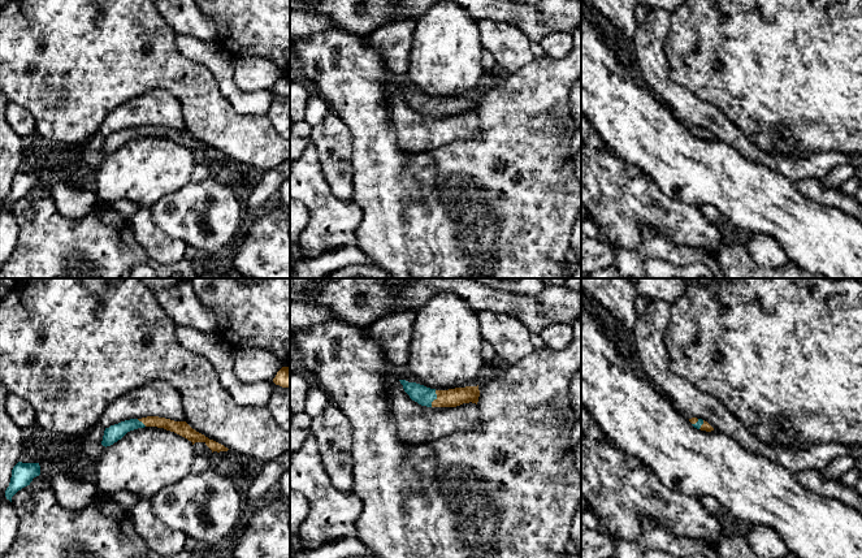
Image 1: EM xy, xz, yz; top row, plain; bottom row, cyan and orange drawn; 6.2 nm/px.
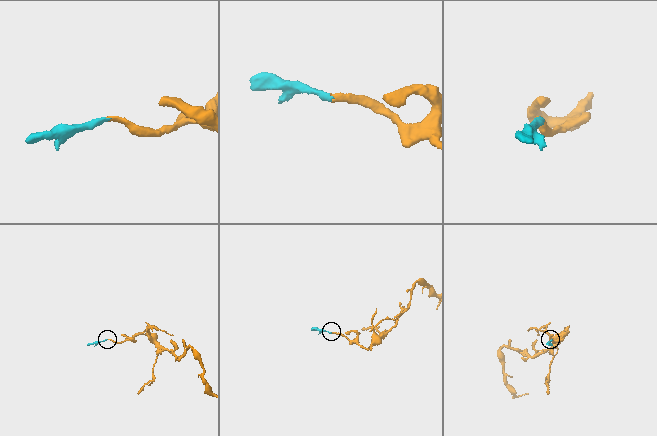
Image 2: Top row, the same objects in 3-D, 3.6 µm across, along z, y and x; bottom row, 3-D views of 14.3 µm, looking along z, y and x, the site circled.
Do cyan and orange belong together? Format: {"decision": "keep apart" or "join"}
{"decision": "join"}

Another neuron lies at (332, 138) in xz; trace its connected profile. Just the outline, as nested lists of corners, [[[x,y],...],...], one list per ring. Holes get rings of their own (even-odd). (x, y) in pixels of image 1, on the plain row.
[[[329,111],[324,120],[312,126],[315,146],[322,174],[338,199],[352,200],[352,135],[350,129]]]

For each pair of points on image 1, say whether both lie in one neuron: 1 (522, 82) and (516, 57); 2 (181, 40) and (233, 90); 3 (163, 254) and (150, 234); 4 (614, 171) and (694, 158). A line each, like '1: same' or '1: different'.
1: different
2: same
3: same
4: different

